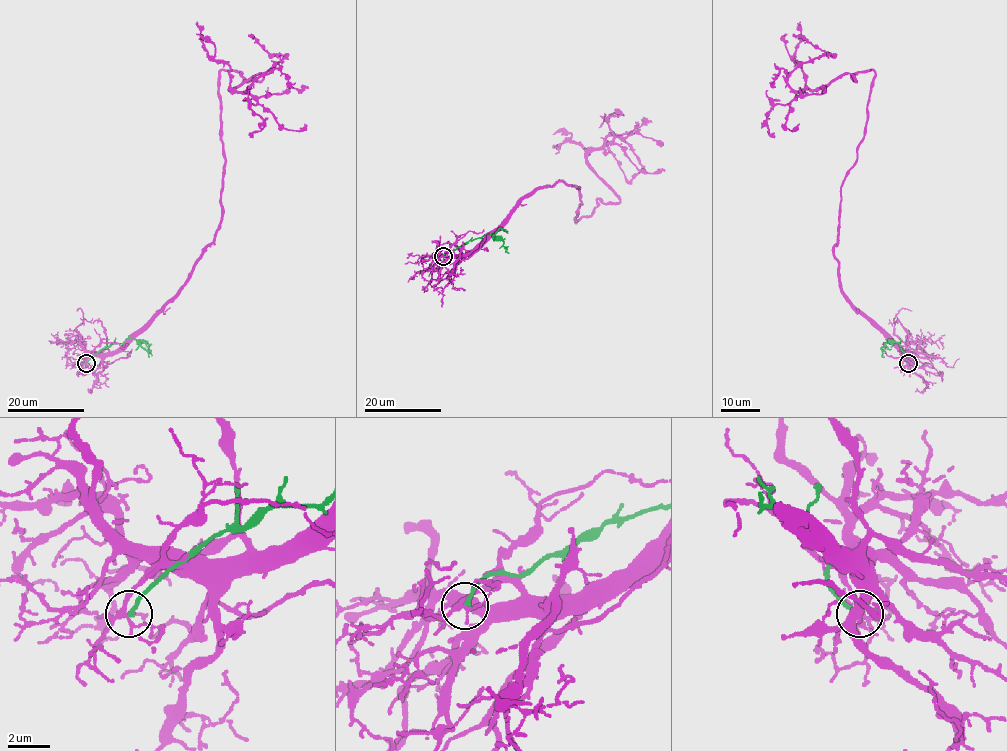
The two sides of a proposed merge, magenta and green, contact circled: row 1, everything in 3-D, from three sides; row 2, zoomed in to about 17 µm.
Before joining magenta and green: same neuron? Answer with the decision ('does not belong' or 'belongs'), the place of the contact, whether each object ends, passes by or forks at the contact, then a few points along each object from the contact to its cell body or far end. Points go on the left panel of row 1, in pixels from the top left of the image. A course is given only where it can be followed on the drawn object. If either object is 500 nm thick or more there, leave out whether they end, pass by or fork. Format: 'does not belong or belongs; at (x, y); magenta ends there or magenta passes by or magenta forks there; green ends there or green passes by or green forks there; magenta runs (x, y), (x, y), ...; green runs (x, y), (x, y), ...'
does not belong; at (86, 363); magenta forks there; green ends there; magenta runs (86, 363), (136, 334), (213, 240), (220, 72), (260, 73), (230, 89), (246, 91), (285, 57), (248, 35); green runs (86, 363), (102, 349), (129, 338), (144, 340), (151, 356)

